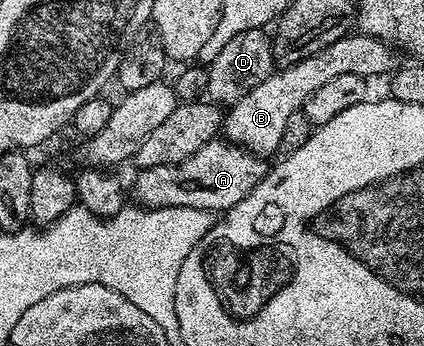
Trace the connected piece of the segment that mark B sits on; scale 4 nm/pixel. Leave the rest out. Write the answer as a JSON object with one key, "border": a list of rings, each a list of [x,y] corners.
{"border":[[[344,36],[328,48],[318,50],[318,54],[302,58],[302,62],[294,66],[273,71],[272,75],[266,78],[266,82],[254,86],[250,94],[246,94],[237,104],[227,109],[222,125],[223,135],[231,143],[247,148],[256,156],[271,157],[271,152],[280,152],[282,134],[286,130],[286,121],[290,114],[301,111],[310,94],[314,94],[314,90],[318,90],[325,82],[330,82],[330,78],[338,78],[341,74],[358,74],[365,78],[384,75],[387,77],[397,67],[395,55],[397,56],[397,53],[391,44],[373,36]]]}

